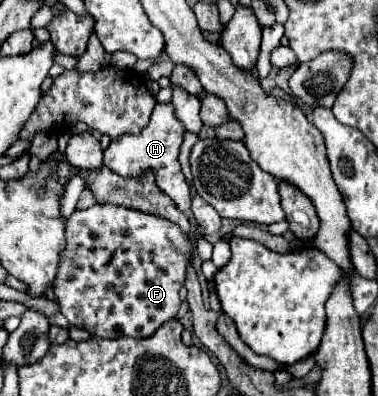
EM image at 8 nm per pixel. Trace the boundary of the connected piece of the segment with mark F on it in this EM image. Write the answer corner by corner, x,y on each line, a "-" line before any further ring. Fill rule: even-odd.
104,203
104,205
94,205
90,209
84,209
84,211
74,211
72,217
66,221
66,249
62,249
62,257
60,257
60,263
58,263
58,277
54,279
54,295
56,295
56,301
60,305
60,311
62,315
72,323
72,325
78,325
78,327
84,327
86,331
90,331
90,335
96,335
96,337
104,337
104,339
116,339
116,337
148,337
150,333
154,333
162,323
166,323
168,319
174,319
176,313
178,313
178,307
180,307
180,297
178,297
178,291
180,287
184,285
186,281
186,269
188,265
192,263
194,259
194,249
192,249
192,241
190,241
190,235
186,235
178,225
174,225
170,219
166,217
154,217
150,213
142,213
138,209
130,209
130,207
124,207
124,205
110,205
110,203

